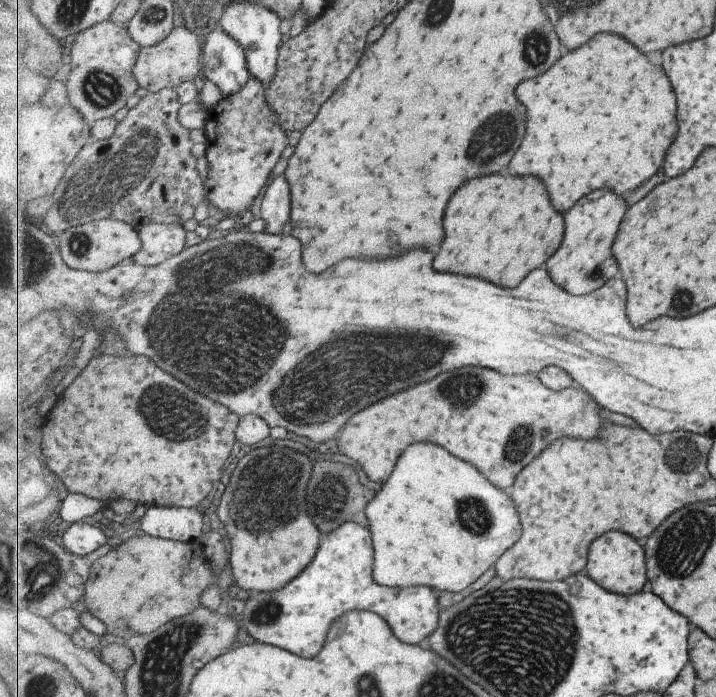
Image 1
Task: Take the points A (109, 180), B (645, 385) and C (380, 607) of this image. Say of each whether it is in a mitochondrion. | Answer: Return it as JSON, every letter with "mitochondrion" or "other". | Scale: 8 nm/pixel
{"A":"mitochondrion","B":"other","C":"other"}

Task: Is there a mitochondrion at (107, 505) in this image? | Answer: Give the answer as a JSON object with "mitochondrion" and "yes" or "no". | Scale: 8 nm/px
{"mitochondrion":"no"}

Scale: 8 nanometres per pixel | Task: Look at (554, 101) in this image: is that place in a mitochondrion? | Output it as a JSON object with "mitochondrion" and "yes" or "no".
{"mitochondrion":"no"}

